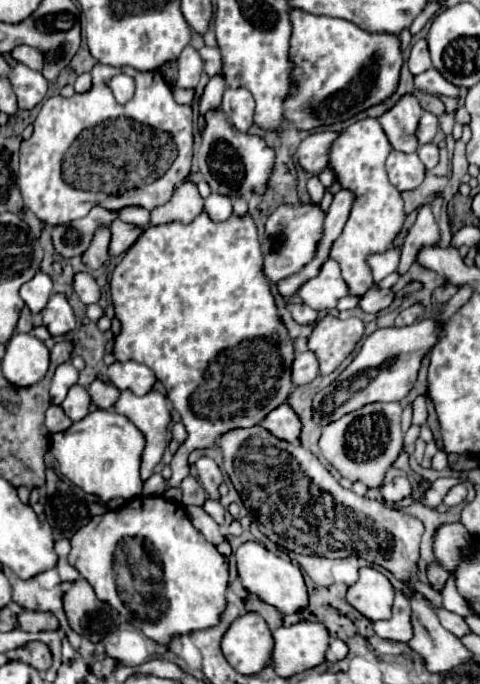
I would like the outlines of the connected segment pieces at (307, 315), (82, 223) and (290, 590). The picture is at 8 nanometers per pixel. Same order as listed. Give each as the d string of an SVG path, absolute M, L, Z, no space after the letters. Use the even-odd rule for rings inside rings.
M291 304L289 310L291 310L297 324L311 324L317 320L317 312L311 310L307 304Z
M93 206L89 210L89 214L79 218L79 220L73 220L69 224L53 226L51 240L53 240L55 252L61 254L63 258L81 256L87 250L87 246L91 244L93 232L101 224L111 224L115 218L117 218L117 212L105 210L101 206Z
M245 542L245 544L241 544L237 548L237 552L235 552L235 558L237 558L239 578L241 578L243 586L245 586L245 590L257 594L263 602L275 606L279 612L293 614L293 612L303 610L309 604L307 588L305 588L301 570L291 560L283 560L283 558L275 556L261 542Z

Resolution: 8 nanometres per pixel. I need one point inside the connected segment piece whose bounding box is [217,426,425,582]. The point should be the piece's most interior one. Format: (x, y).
(296, 503)

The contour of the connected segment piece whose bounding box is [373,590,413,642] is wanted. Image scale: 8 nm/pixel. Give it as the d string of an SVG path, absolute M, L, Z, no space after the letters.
M401 590L395 594L395 604L393 604L393 616L389 620L377 620L373 624L373 630L377 636L395 640L395 642L409 642L413 636L411 630L411 606L409 606L409 596Z

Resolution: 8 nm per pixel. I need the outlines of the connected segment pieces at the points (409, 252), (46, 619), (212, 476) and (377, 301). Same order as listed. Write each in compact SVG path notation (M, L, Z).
M421 206L415 224L411 226L403 248L401 248L401 262L397 272L405 274L409 270L409 266L415 262L415 256L419 252L419 248L427 246L427 244L435 244L439 240L439 228L435 224L435 218L431 214L429 206Z
M23 610L23 612L19 614L19 628L21 628L21 630L27 630L27 632L57 630L57 628L59 628L59 620L55 618L55 614L49 614L49 612Z
M201 456L197 462L197 474L199 474L199 482L203 484L207 496L211 500L219 500L219 484L223 482L223 474L219 470L219 466L215 464L215 460L207 458L207 456Z
M367 290L367 294L363 296L363 300L361 300L359 306L365 312L369 312L369 314L377 314L379 310L387 308L393 302L393 298L395 298L393 290L389 290L389 292L371 292L371 290Z

